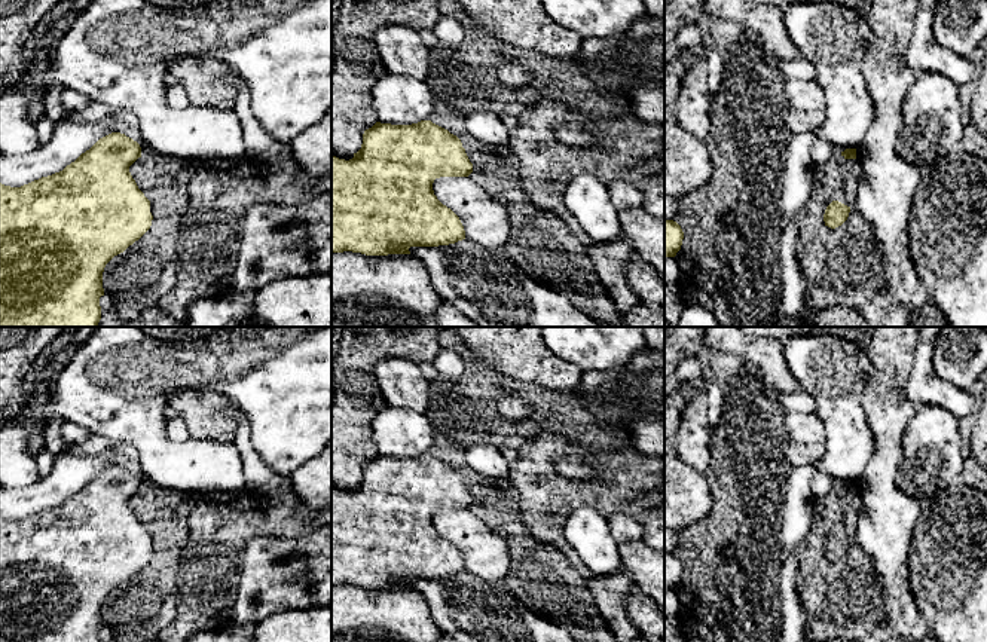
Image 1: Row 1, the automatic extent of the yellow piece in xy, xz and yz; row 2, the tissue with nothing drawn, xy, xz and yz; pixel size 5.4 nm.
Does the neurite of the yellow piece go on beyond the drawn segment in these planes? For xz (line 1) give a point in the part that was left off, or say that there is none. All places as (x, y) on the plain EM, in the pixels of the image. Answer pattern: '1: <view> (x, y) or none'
1: none

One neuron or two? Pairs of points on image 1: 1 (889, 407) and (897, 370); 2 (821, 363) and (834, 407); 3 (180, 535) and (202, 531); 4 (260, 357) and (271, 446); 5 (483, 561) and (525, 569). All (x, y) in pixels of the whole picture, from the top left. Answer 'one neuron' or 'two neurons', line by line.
1: one neuron
2: one neuron
3: two neurons
4: one neuron
5: two neurons

